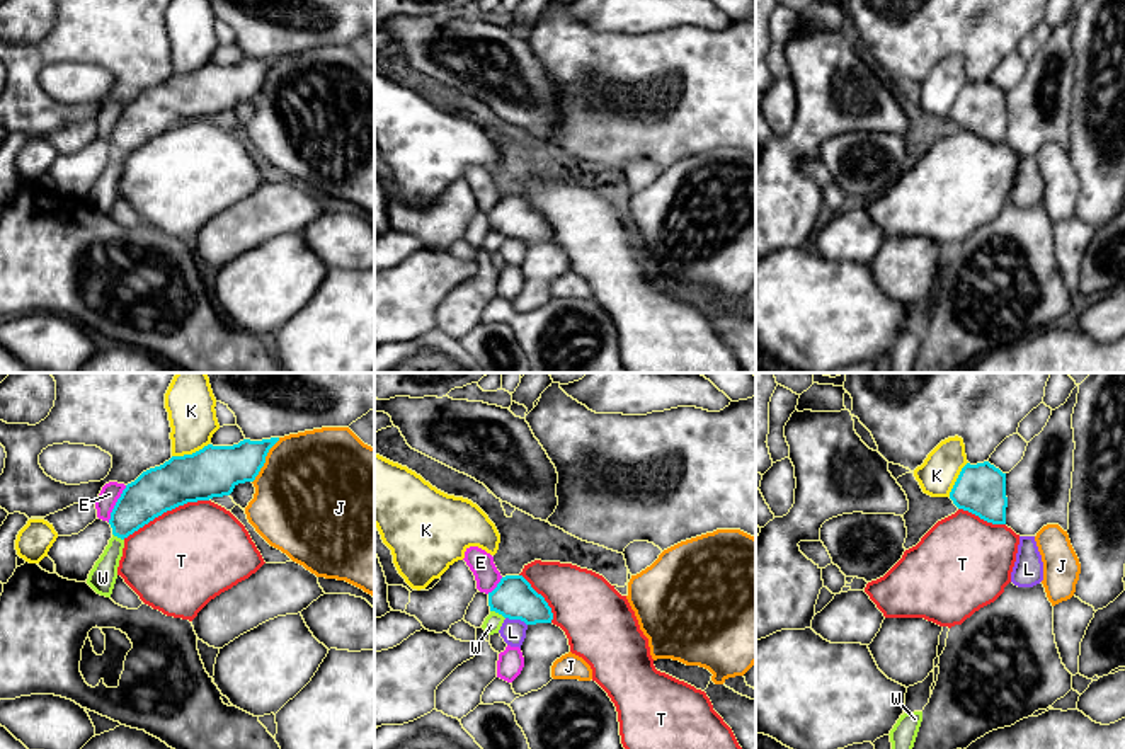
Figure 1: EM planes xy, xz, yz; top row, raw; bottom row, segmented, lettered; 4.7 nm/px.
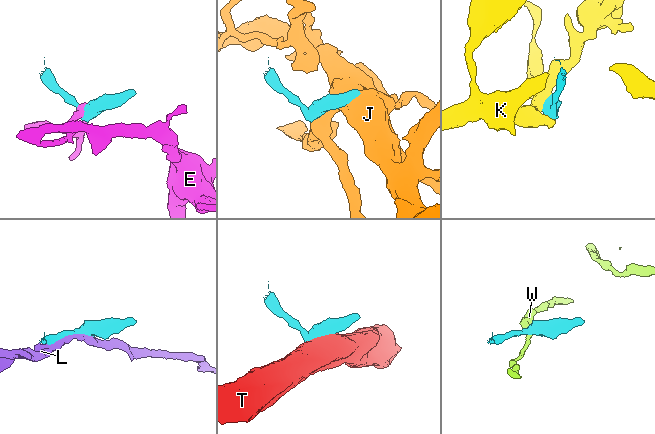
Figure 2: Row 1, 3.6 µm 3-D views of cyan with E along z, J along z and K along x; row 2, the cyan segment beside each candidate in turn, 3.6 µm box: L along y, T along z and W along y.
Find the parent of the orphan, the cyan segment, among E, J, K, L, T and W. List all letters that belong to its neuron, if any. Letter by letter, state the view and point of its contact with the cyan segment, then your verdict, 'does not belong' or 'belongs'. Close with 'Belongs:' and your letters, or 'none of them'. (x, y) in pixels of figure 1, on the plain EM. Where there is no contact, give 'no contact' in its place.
E: xy (116, 123) | does not belong
J: xy (264, 79) | does not belong
K: xy (189, 74) | does not belong
L: xz (516, 237) | does not belong
T: xy (165, 130) | belongs
W: xz (497, 230) | does not belong
Belongs: T

